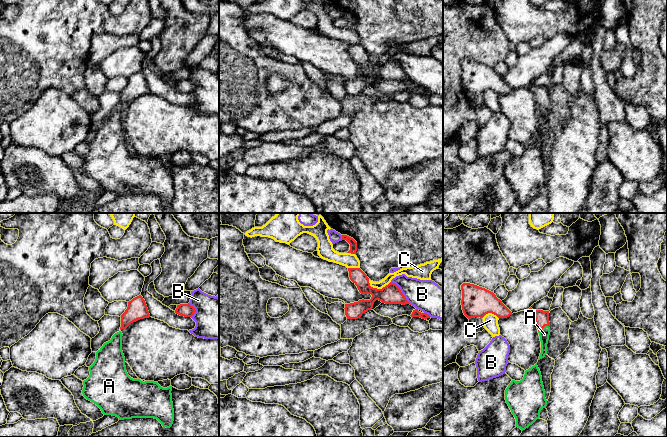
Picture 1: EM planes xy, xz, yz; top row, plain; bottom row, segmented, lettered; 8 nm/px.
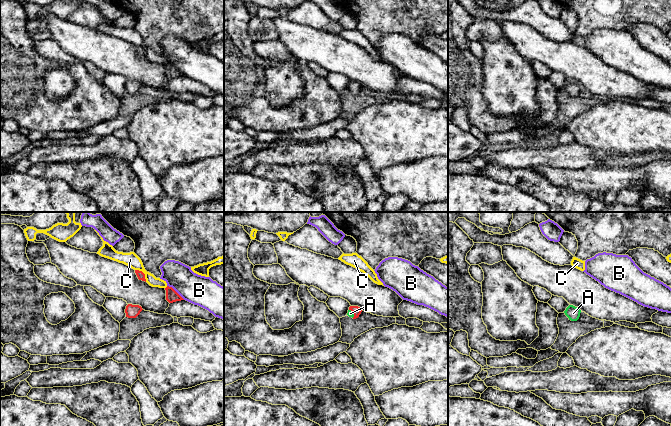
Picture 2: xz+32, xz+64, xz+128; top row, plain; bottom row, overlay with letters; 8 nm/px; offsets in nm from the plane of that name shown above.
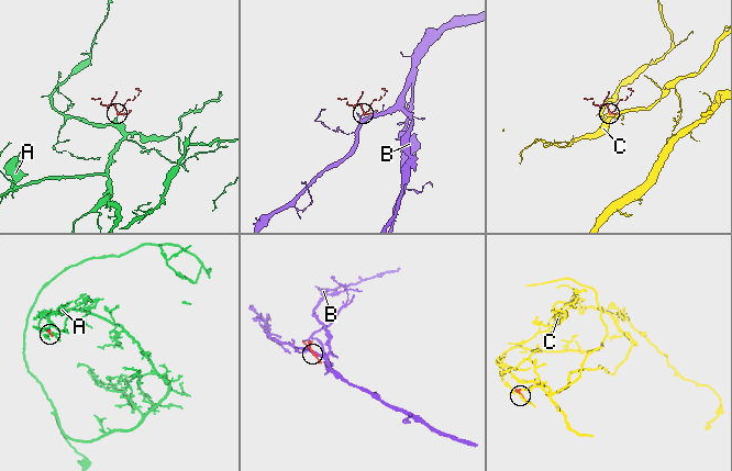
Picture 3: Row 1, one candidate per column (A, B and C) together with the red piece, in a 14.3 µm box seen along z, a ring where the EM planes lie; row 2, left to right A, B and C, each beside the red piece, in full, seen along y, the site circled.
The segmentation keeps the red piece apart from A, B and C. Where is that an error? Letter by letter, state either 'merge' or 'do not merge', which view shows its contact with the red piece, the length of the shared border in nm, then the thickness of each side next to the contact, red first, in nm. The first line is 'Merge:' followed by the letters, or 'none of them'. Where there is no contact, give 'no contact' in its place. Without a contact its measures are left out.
Merge: A
A: merge; meets red in yz; contact 100 nm long; 120 nm thick on the red side, 80 nm on the other
B: do not merge; meets red in xz; contact 260 nm long; 160 nm thick on the red side, 260 nm on the other
C: do not merge; meets red in xz; contact 190 nm long; 160 nm thick on the red side, 60 nm on the other

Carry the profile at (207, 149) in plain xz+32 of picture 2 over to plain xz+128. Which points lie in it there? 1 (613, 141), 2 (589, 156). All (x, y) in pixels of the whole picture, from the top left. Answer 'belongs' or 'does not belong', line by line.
1: belongs
2: does not belong

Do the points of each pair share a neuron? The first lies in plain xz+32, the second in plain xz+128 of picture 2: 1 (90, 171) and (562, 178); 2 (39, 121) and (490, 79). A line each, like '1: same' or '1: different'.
1: different
2: different

